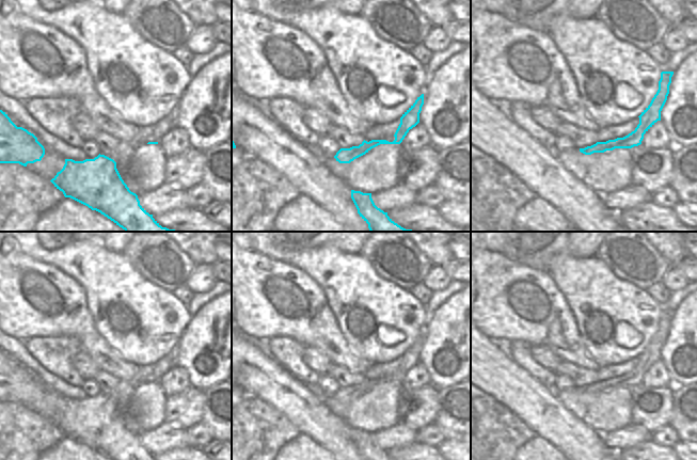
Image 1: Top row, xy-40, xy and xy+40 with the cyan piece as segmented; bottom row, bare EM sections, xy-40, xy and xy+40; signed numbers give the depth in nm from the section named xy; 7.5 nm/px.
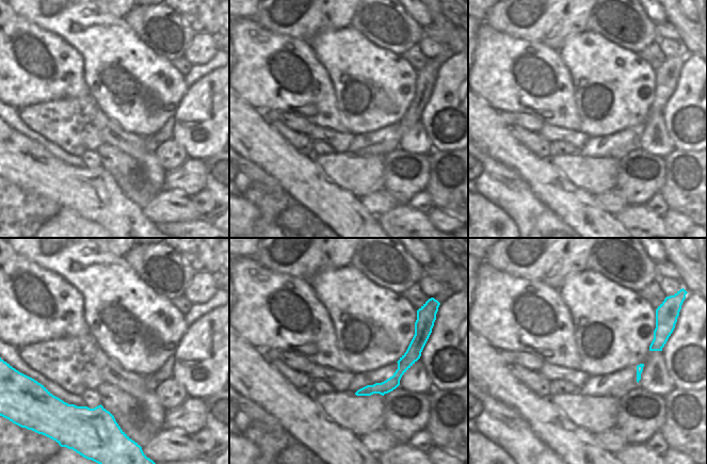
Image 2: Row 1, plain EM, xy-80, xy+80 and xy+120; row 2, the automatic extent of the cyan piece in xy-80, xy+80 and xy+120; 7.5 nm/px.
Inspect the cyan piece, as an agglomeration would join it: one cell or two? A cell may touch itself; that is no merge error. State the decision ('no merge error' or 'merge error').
no merge error

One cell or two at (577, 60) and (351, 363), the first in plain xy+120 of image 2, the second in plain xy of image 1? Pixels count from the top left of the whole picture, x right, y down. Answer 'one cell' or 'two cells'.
two cells

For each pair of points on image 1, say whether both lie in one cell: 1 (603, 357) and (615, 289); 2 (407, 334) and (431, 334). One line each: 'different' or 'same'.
1: same
2: different

